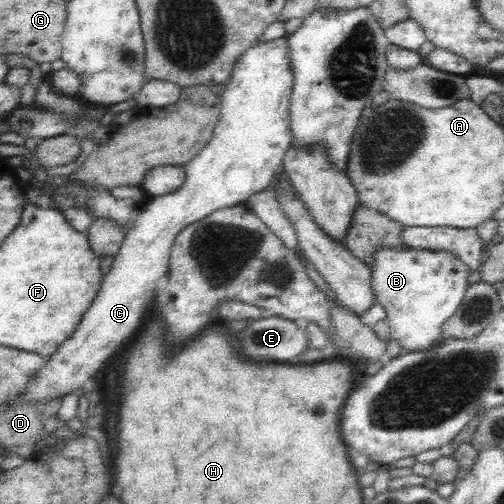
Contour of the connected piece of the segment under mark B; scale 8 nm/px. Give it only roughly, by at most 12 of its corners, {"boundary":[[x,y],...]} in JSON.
{"boundary":[[374,250],[370,290],[403,352],[444,339],[473,270],[448,250]]}

